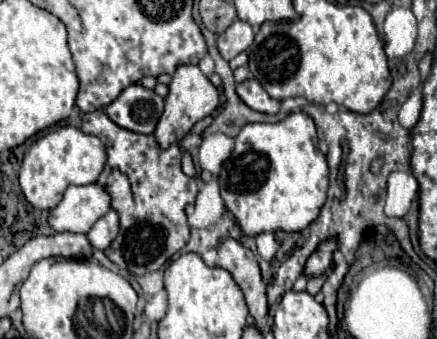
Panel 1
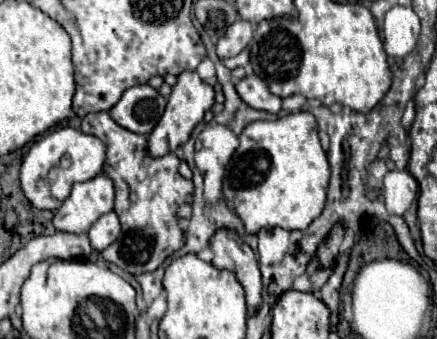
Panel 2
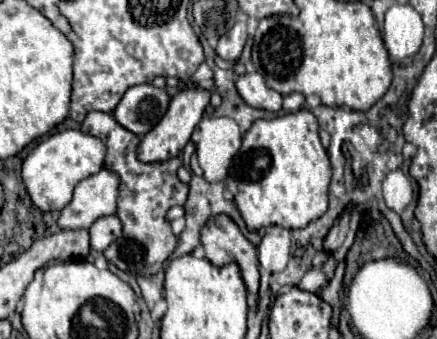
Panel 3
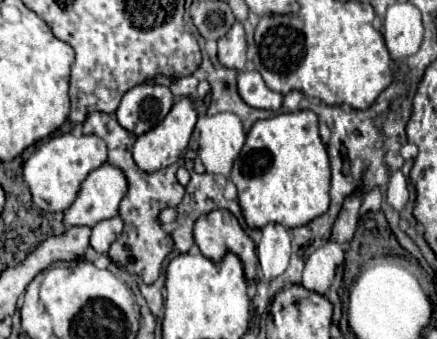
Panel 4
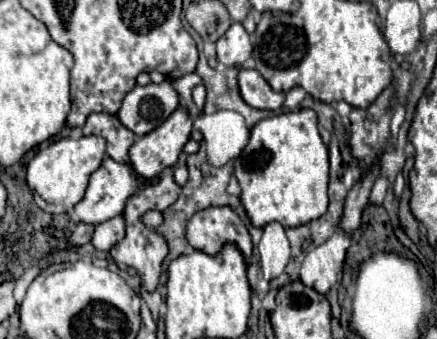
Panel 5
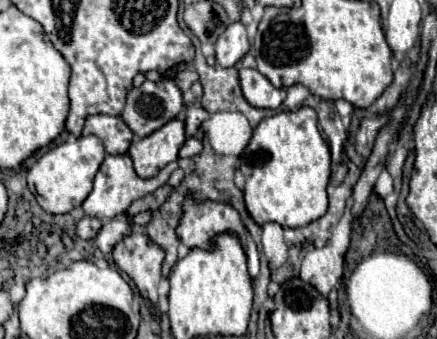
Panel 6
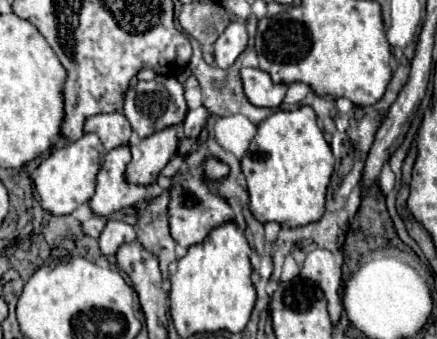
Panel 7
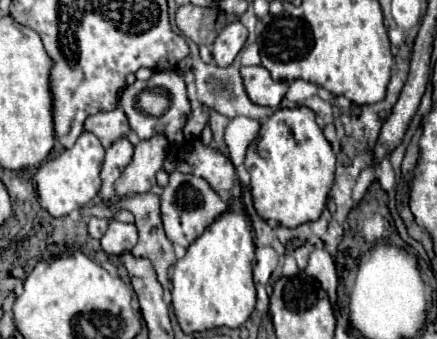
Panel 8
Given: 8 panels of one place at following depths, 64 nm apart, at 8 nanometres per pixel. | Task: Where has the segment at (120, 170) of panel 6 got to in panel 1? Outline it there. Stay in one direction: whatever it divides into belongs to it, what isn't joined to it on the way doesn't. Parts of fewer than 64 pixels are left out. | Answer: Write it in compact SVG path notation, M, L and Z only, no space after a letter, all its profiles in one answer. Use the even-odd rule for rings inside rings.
M98 184L70 186L60 204L50 210L48 224L56 232L86 234L94 222L110 210L110 196Z

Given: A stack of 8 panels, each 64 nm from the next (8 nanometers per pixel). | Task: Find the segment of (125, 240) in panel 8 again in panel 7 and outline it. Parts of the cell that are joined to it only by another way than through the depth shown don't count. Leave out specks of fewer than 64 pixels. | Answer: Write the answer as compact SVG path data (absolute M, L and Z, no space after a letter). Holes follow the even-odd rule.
M108 220L104 232L100 234L100 250L102 254L116 254L118 246L124 242L134 242L136 240L136 230L134 226L122 222L122 220Z

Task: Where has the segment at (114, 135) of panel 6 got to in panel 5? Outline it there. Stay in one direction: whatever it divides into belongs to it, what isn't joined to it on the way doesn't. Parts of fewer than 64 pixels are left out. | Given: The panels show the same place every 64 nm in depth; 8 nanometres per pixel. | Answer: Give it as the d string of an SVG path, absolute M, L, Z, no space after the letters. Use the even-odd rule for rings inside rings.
M90 114L84 128L84 136L94 134L106 140L106 154L122 164L130 164L128 150L136 140L136 134L120 124L114 114Z

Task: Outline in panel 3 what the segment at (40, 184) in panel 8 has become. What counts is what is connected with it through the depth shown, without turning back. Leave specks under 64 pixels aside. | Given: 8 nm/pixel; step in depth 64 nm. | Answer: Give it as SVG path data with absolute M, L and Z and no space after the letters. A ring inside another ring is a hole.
M64 130L40 140L22 164L22 180L32 204L40 210L62 210L72 200L74 186L104 168L106 146L100 138L80 130Z

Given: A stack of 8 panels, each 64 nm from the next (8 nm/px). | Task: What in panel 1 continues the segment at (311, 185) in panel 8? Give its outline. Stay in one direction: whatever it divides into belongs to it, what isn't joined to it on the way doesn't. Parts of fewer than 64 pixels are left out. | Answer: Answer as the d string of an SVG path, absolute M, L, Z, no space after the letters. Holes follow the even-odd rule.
M294 112L274 124L246 124L230 158L218 174L220 194L246 236L262 232L300 232L312 224L326 200L328 164L318 150L318 134L312 118Z

